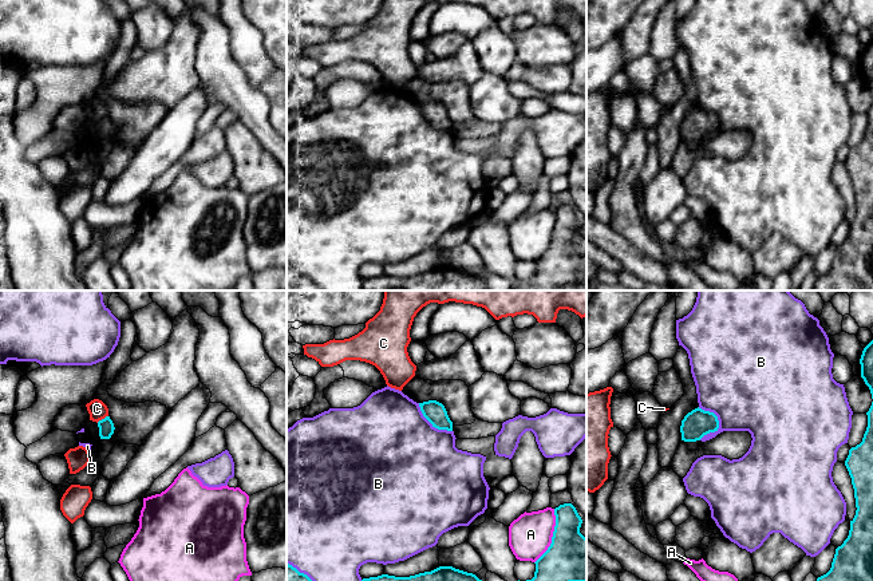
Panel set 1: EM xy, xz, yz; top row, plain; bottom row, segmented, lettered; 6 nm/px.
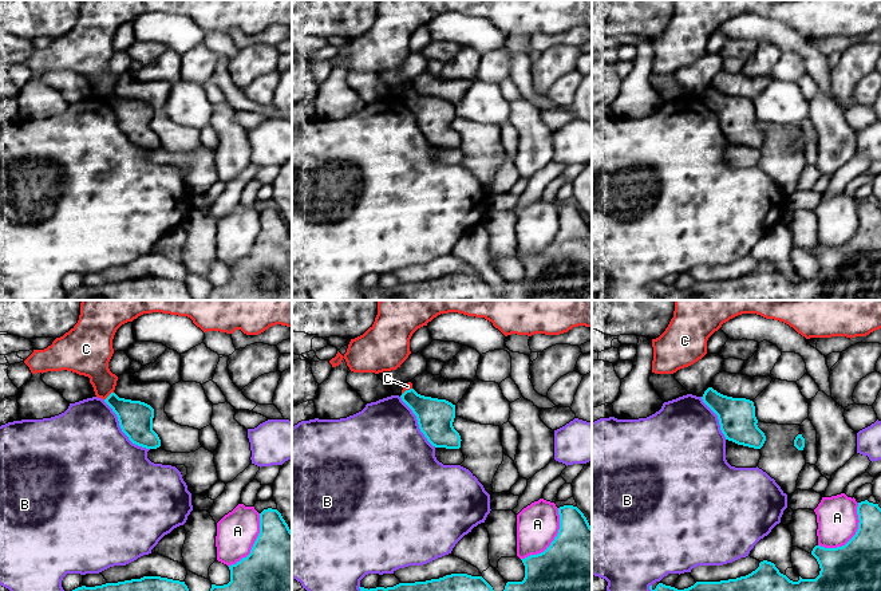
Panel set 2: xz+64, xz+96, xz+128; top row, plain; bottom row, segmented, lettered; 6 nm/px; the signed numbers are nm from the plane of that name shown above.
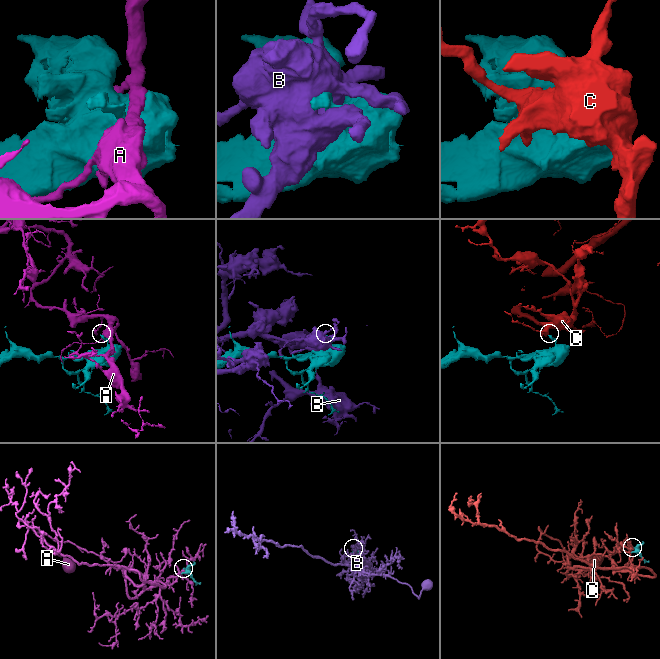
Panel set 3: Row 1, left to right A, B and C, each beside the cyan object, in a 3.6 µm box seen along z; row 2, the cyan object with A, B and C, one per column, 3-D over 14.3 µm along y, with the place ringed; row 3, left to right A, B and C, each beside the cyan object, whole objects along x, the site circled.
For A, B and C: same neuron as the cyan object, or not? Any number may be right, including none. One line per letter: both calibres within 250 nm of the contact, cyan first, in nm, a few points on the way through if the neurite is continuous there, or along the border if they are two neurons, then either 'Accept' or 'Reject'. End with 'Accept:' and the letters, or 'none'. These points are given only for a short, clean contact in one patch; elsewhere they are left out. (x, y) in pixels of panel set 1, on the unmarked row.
A: Thickness 300 nm (cyan) against 260 nm. Reject
B: Thickness 160 nm (cyan) against 460 nm. Reject
C: Thickness 100 nm (cyan) against 110 nm. Boundary: xy (107, 115), (97, 122). Reject
Accept: none

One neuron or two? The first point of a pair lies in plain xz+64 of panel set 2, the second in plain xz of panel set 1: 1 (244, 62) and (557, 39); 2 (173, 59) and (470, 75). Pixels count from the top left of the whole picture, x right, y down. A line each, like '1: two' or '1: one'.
1: one
2: one

